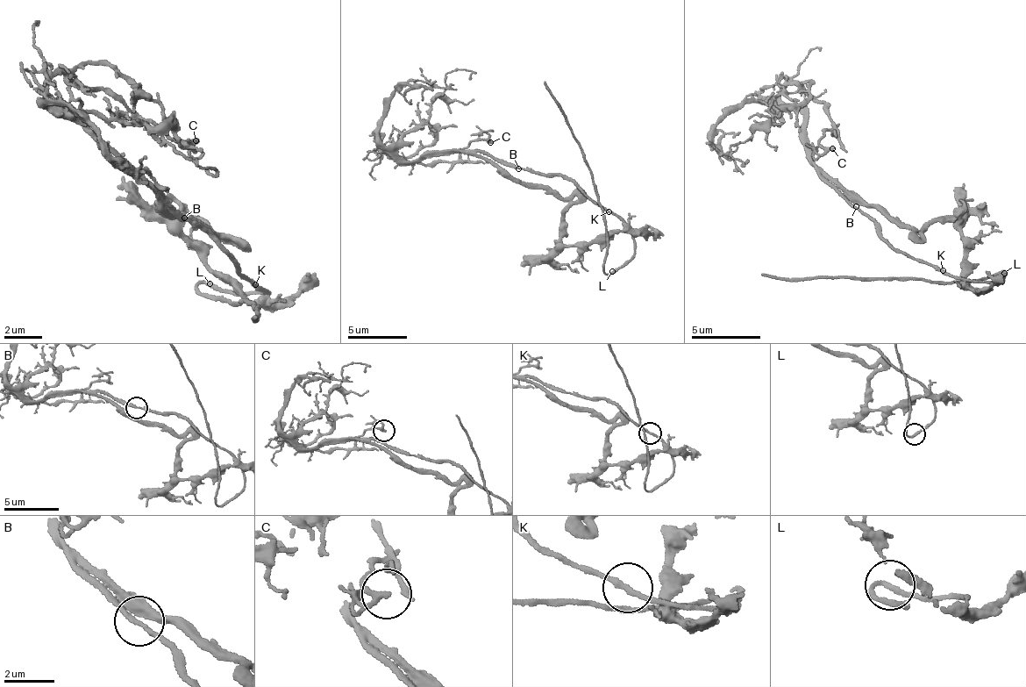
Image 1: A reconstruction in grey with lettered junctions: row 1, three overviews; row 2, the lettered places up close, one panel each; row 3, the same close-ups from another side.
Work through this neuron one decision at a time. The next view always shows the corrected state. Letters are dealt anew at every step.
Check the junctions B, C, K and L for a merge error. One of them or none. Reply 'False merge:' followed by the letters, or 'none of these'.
False merge: none of these

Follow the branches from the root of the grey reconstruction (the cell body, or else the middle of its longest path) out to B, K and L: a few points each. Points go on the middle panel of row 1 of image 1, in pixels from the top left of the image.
B: (576, 186), (561, 177), (545, 176), (517, 168)
K: (576, 186), (609, 212)
L: (576, 186), (617, 218), (629, 230), (634, 241), (633, 254), (612, 271)

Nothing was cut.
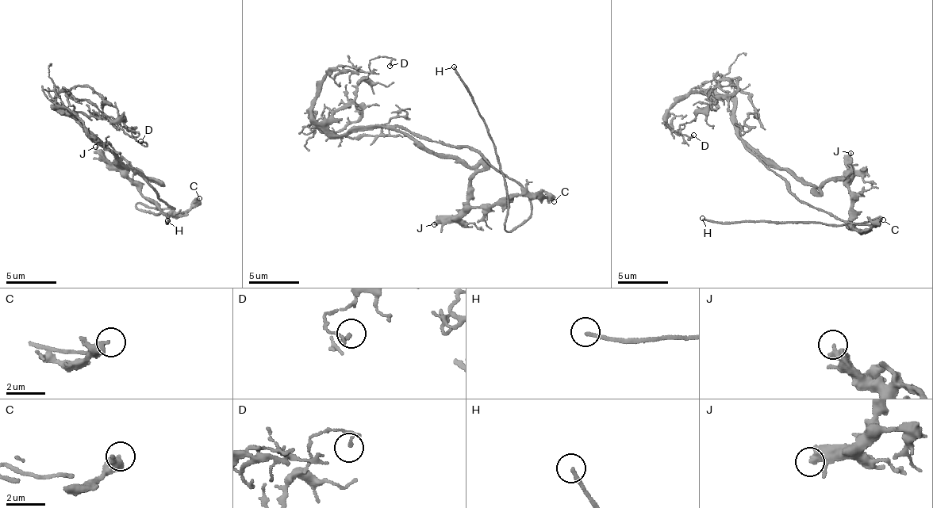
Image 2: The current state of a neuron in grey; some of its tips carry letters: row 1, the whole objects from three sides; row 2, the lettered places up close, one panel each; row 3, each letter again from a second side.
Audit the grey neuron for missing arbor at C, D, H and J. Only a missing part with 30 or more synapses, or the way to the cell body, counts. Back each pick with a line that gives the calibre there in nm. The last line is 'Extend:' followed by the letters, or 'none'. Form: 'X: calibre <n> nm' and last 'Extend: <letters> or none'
H: calibre 180 nm
Extend: H

